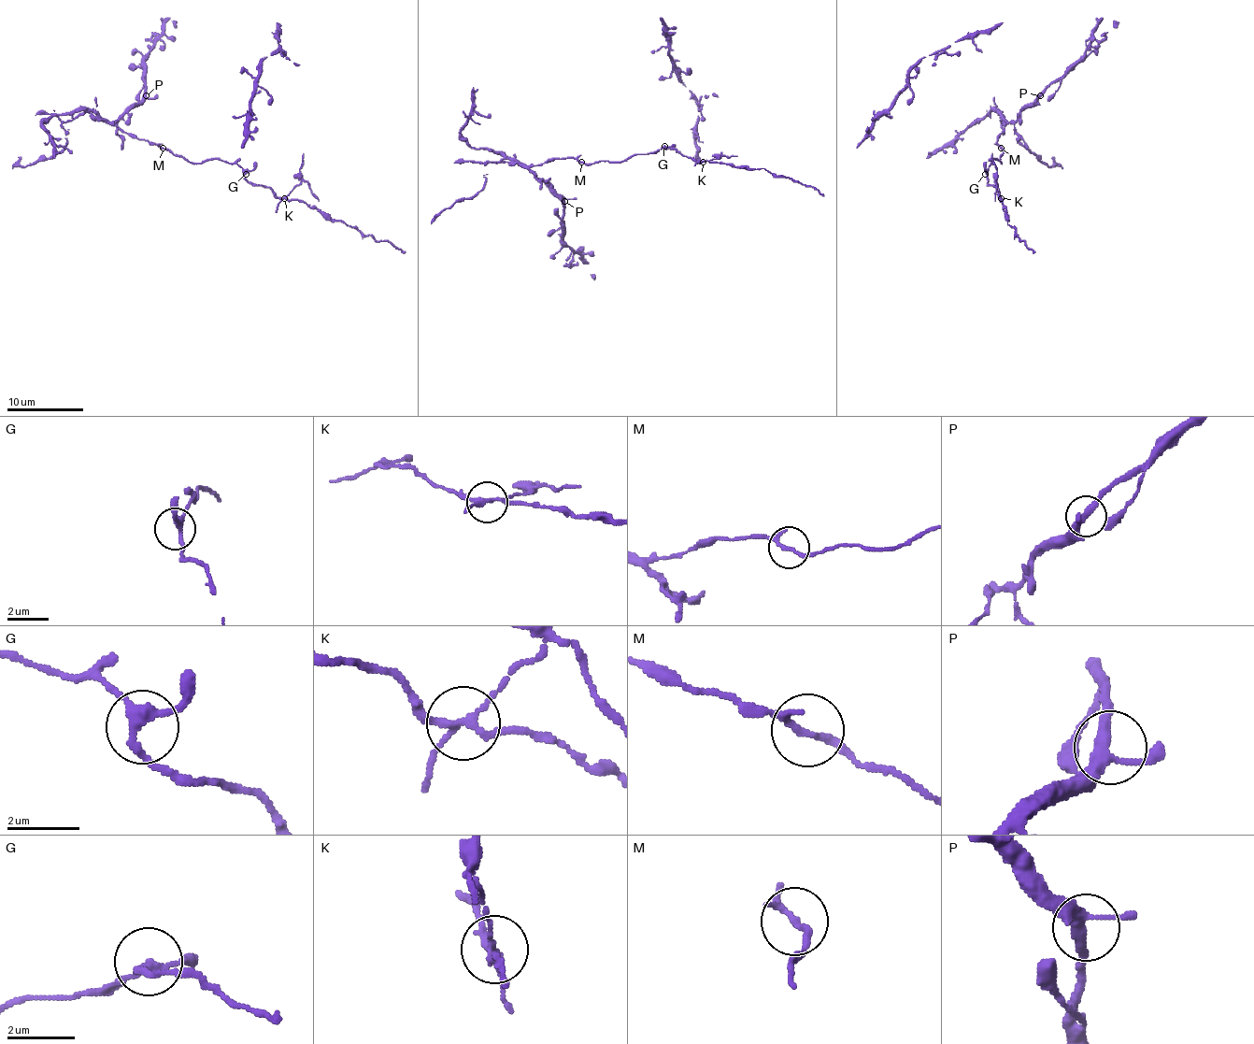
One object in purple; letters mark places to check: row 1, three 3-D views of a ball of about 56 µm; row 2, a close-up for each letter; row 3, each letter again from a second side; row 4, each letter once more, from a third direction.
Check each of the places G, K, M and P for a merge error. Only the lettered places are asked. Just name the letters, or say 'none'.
K

